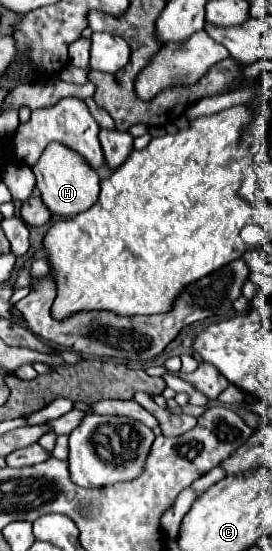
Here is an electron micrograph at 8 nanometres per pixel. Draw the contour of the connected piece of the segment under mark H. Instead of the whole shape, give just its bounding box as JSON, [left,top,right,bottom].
[33,144,99,216]

